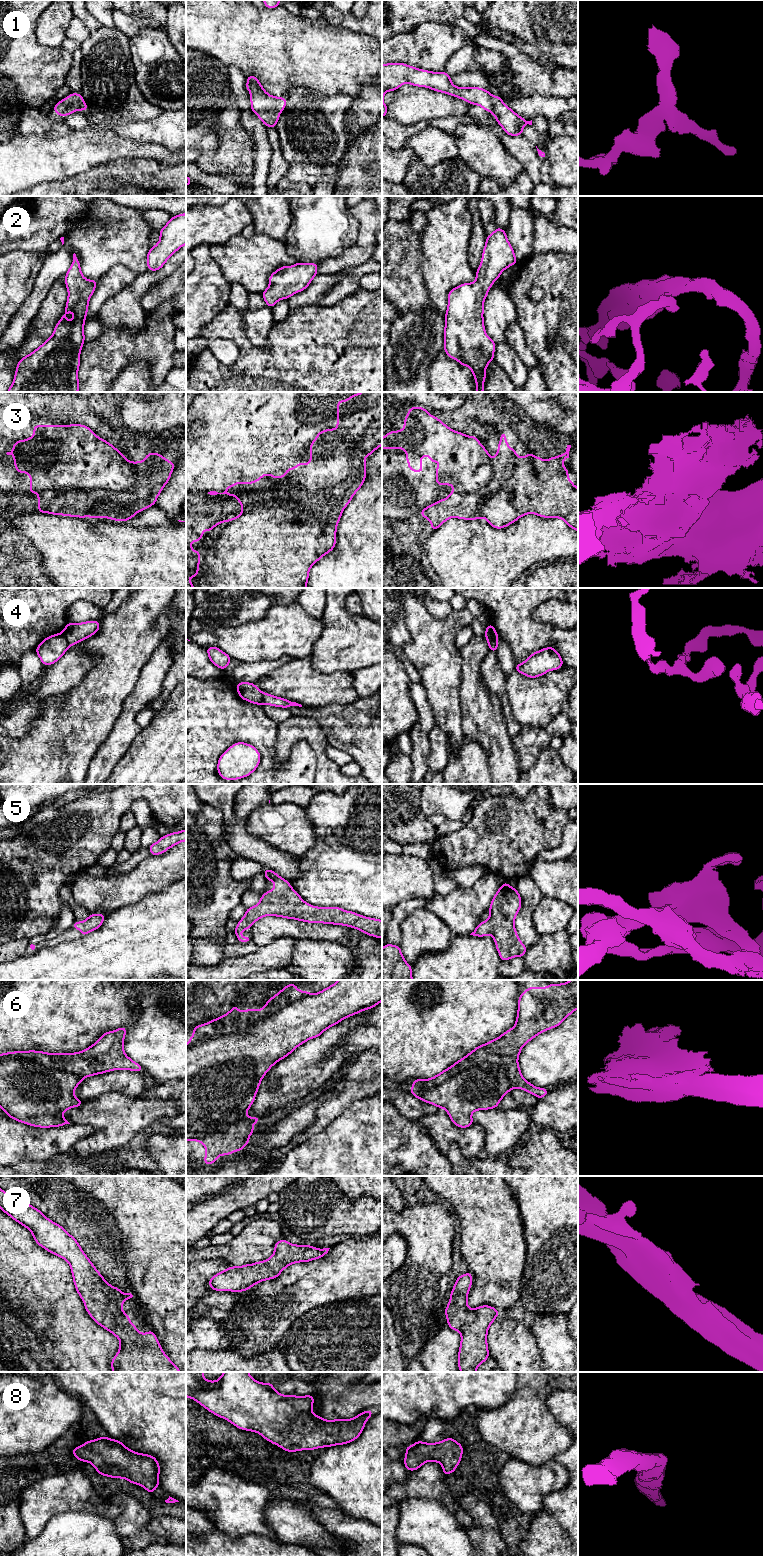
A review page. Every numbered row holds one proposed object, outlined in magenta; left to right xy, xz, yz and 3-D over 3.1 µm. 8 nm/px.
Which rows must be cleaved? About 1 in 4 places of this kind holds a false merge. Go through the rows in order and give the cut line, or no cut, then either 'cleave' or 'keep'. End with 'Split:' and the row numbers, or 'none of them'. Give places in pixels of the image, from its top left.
1: cut none; keep
2: cut none; keep
3: cut xz (235, 494), (267, 485), (310, 488), (316, 517), (335, 526); cleave
4: cut xy (62, 632), (70, 644); cleave
5: cut none; keep
6: cut none; keep
7: cut none; keep
8: cut none; keep
Split: 3, 4

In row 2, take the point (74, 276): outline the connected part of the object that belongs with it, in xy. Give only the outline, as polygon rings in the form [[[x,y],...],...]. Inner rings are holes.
[[[75,253],[65,275],[65,284],[68,290],[66,308],[52,336],[20,359],[7,392],[78,392],[84,324],[97,280],[83,277]]]

